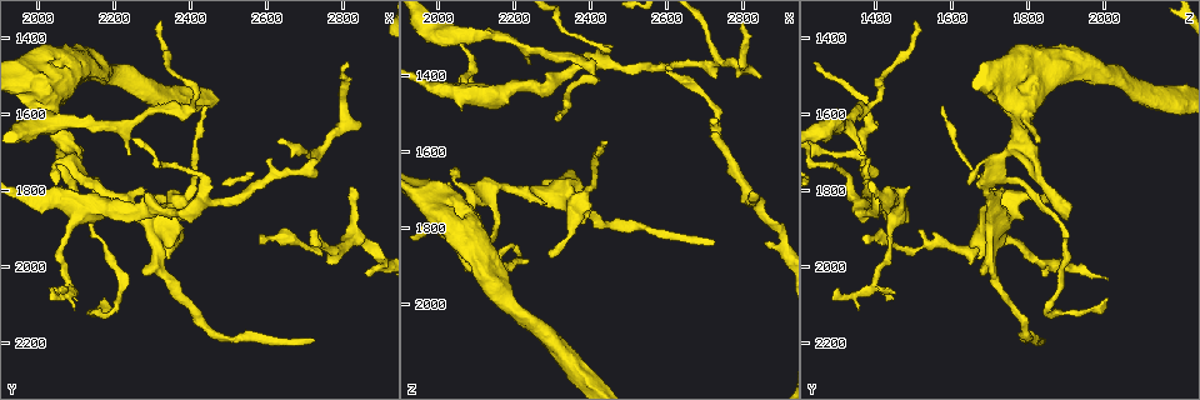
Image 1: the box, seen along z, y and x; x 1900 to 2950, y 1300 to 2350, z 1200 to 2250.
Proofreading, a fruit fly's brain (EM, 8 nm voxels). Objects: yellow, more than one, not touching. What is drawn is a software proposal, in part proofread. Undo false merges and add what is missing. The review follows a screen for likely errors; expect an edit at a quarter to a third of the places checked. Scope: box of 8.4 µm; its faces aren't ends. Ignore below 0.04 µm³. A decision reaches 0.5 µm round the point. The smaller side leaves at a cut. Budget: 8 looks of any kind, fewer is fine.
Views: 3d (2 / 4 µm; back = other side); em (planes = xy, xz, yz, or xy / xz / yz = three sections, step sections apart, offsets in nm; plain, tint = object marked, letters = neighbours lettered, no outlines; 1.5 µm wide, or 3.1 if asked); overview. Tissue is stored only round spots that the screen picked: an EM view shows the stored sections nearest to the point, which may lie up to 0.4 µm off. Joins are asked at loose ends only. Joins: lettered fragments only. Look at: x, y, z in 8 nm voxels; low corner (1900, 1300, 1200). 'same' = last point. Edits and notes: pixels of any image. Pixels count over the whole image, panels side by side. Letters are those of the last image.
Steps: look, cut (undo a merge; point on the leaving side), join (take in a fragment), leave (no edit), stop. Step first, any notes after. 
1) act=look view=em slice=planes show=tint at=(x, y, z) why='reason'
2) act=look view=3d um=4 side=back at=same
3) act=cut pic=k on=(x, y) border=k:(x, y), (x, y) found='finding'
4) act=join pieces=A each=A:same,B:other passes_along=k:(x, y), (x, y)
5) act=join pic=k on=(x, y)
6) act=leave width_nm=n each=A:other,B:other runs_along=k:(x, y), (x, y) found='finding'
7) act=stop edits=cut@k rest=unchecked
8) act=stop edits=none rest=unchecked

act=look view=3d um=2 at=(2730, 1715, 1370) why='a narrow waist'

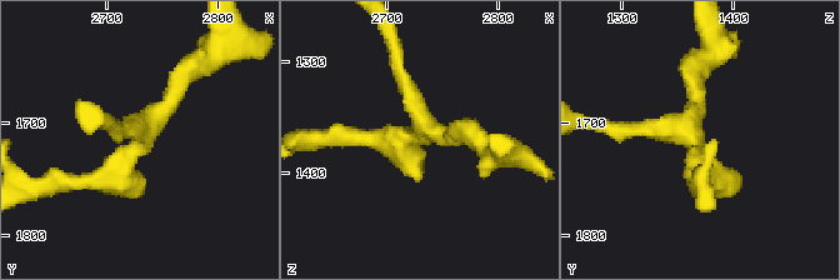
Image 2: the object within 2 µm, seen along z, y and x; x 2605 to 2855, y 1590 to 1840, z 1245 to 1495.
act=look view=em slice=xy step=8 show=letters at=(2730, 1718, 1364) arms=3

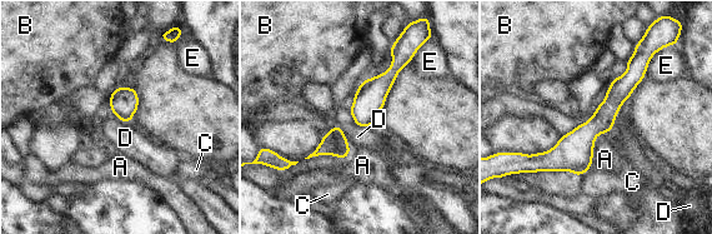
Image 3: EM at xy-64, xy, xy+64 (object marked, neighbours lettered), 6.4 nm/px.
act=leave width_nm=160 each=A:other,B:other,C:other,D:other,E:other runs_along=3:(636, 55), (606, 113), (543, 168) found='all the same cell'

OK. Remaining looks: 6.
act=look view=3d um=4 side=back at=(2580, 1925, 1360) why='branch stops here'

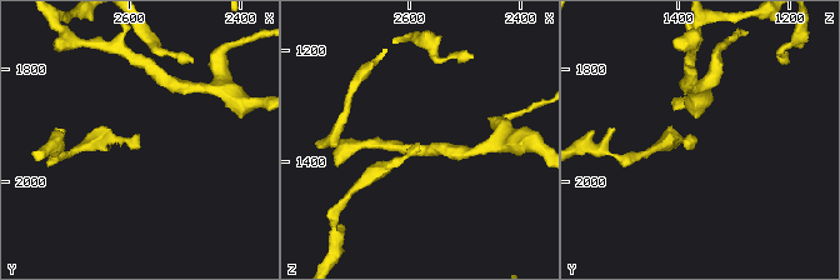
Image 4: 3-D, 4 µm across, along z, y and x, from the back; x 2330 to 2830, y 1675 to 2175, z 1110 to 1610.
act=look view=em slice=planes show=letters at=(2580, 1925, 1370) why='need the tissue'

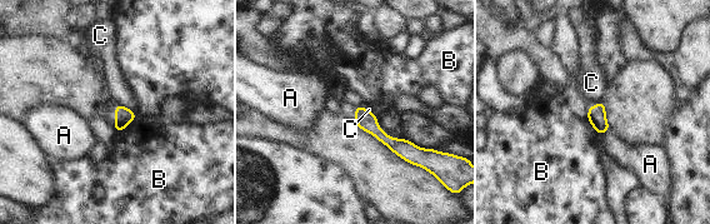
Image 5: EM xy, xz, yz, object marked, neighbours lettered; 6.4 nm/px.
act=leave each=A:other,B:other,C:other found='no lettered fragment goes on from it'

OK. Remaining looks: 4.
act=look view=3d um=4 side=back at=(2820, 1795, 1710)

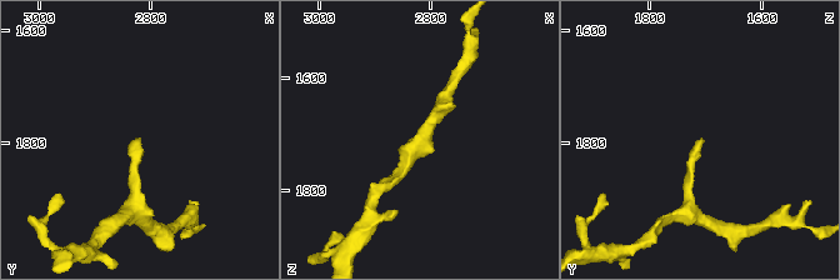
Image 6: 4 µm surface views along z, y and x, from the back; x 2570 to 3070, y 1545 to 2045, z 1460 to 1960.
act=look view=em slice=xz step=4 show=letters at=(2820, 1785, 1710) why='shape alone is not enough'

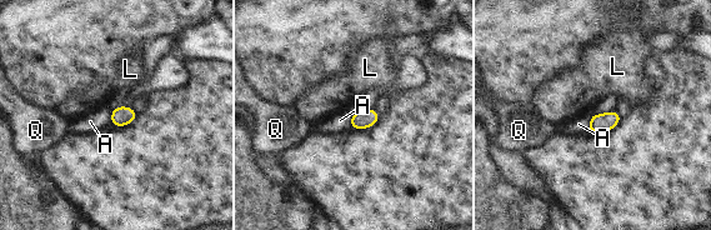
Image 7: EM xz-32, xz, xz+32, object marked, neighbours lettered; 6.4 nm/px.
act=look view=em slice=planes show=letters at=same

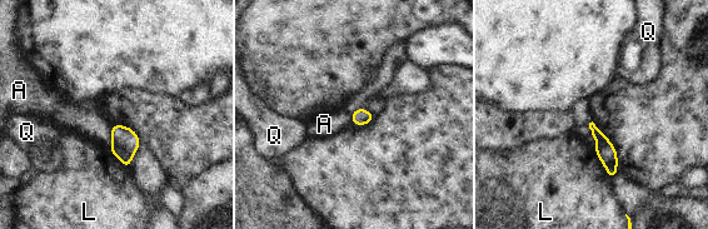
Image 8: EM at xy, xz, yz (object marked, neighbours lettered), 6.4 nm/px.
act=leave longest_contact=L:220nm each=A:other,L:other,Q:other border=8:(109, 132), (111, 140) found='none of them fits'

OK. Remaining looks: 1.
act=stop edits=none rest=unchecked

